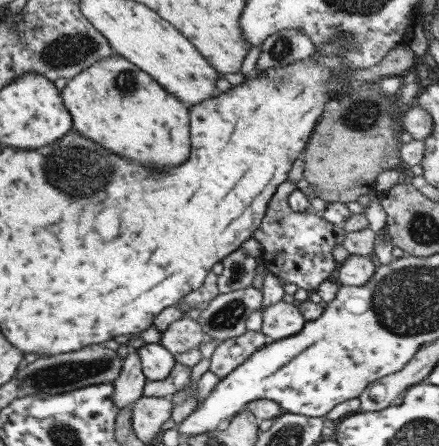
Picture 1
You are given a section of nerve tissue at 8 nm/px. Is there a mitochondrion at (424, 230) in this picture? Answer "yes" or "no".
yes

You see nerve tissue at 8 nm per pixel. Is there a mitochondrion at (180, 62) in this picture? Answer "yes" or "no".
no

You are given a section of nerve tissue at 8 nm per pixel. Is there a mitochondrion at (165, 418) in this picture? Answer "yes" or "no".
no

